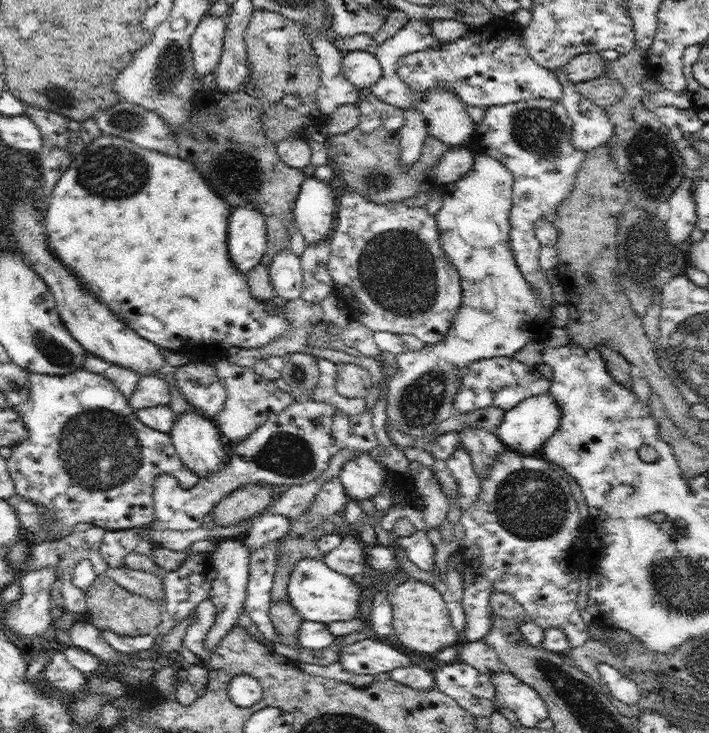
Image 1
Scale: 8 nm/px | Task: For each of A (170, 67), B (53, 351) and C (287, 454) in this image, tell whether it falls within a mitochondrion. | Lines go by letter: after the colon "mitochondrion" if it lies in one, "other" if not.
A: mitochondrion
B: mitochondrion
C: mitochondrion

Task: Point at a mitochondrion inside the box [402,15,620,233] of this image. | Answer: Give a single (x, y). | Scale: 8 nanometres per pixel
(538, 131)

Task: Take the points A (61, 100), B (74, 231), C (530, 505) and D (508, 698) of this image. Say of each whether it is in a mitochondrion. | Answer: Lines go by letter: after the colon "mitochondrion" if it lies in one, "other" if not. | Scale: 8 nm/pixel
A: mitochondrion
B: other
C: mitochondrion
D: other

